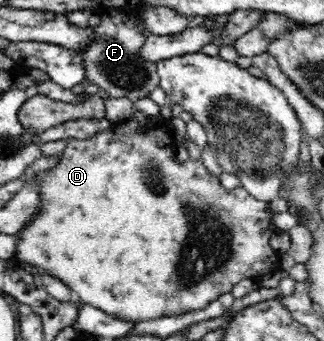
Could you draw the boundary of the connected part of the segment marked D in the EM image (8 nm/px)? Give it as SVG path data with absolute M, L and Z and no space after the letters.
M130 119L114 124L103 133L86 140L70 138L67 148L60 155L59 164L55 169L47 170L42 175L40 198L43 199L43 211L18 235L16 257L26 264L36 266L40 271L54 275L68 285L75 298L82 303L99 308L113 318L135 323L203 309L220 295L231 292L239 281L247 278L258 280L265 273L280 269L280 256L269 244L269 237L277 228L273 223L273 215L269 212L267 202L257 201L240 185L234 190L225 189L219 182L218 176L211 174L201 159L177 162L175 160L177 145L173 136L172 131L165 125L159 127L149 123L142 125Z

